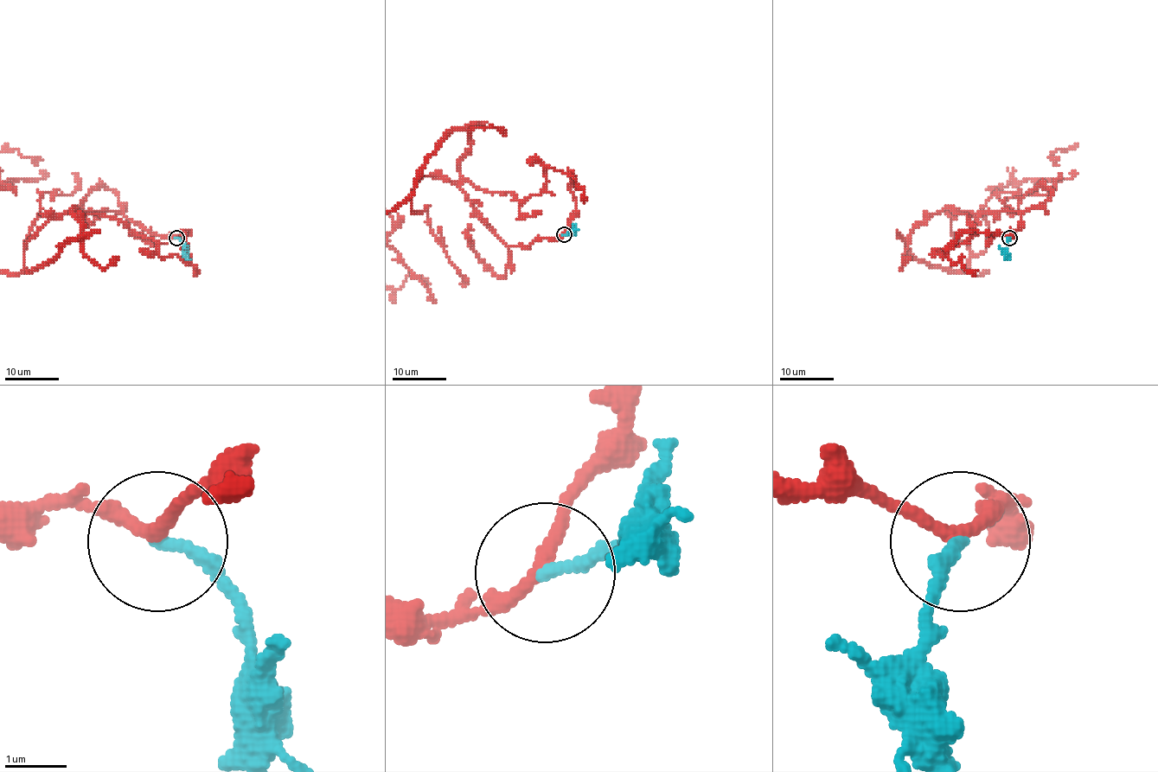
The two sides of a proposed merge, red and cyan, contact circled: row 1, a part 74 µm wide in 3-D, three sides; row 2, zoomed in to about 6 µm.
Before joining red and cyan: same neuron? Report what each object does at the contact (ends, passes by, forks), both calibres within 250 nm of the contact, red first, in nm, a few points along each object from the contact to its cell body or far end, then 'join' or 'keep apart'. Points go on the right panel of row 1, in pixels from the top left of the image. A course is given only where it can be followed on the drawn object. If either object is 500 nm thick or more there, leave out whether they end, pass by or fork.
red passes by | cyan ends | 200/190 nm | cyan via (1009, 239), (1005, 258) | keep apart

